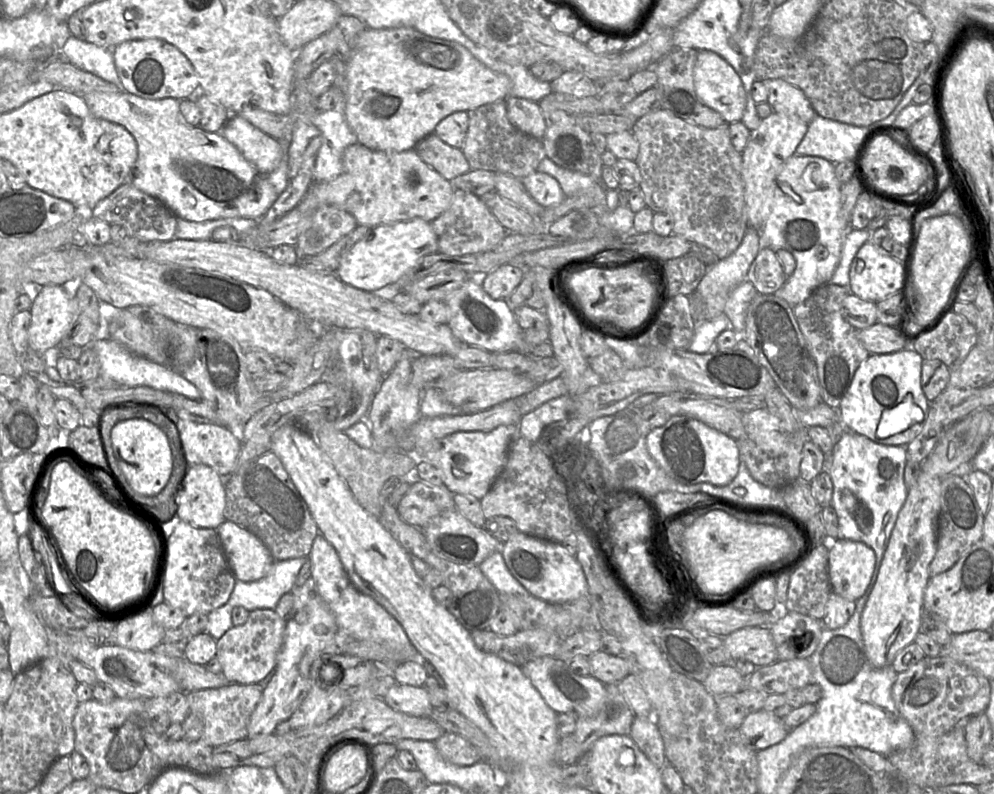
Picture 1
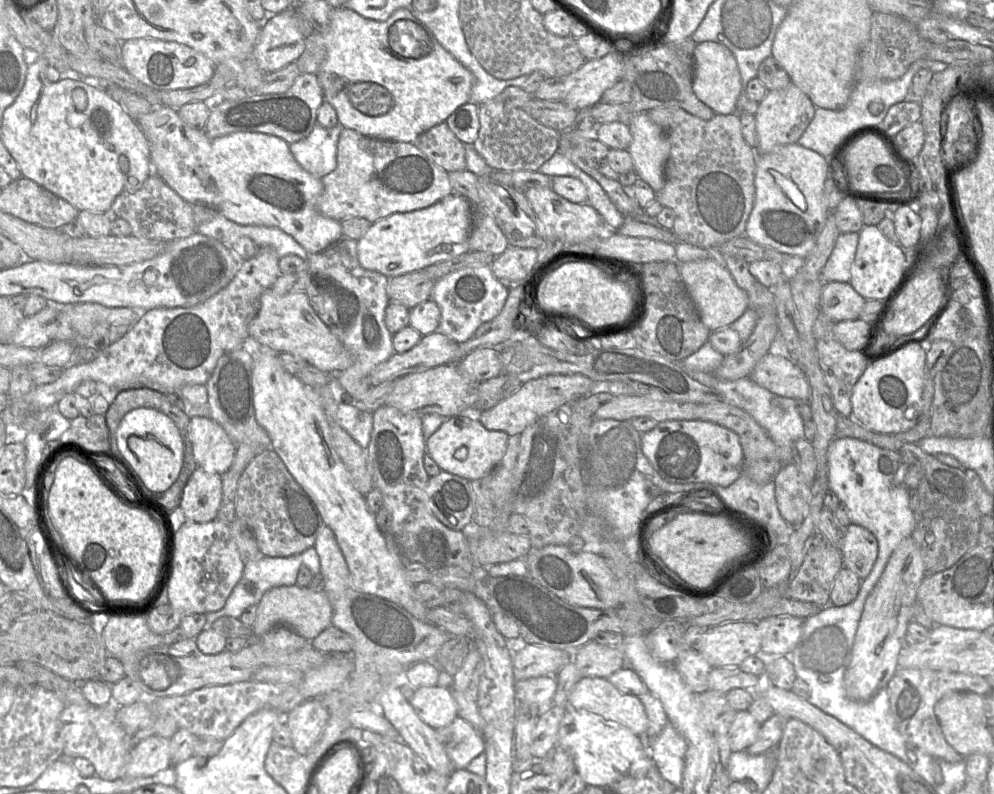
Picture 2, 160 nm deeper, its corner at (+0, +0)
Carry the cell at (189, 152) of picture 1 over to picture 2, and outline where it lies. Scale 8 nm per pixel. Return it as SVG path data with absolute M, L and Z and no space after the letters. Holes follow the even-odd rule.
M153 105L152 111L134 118L149 142L152 172L159 176L186 202L191 205L198 203L205 204L214 208L218 214L241 225L260 225L279 228L293 237L309 255L320 253L343 238L341 221L325 217L318 210L317 202L323 190L321 180L313 177L297 163L290 151L289 143L274 135L252 132L231 133L226 136L211 139L206 135L204 130L198 130L185 124L179 117L177 111L178 109L163 105Z

